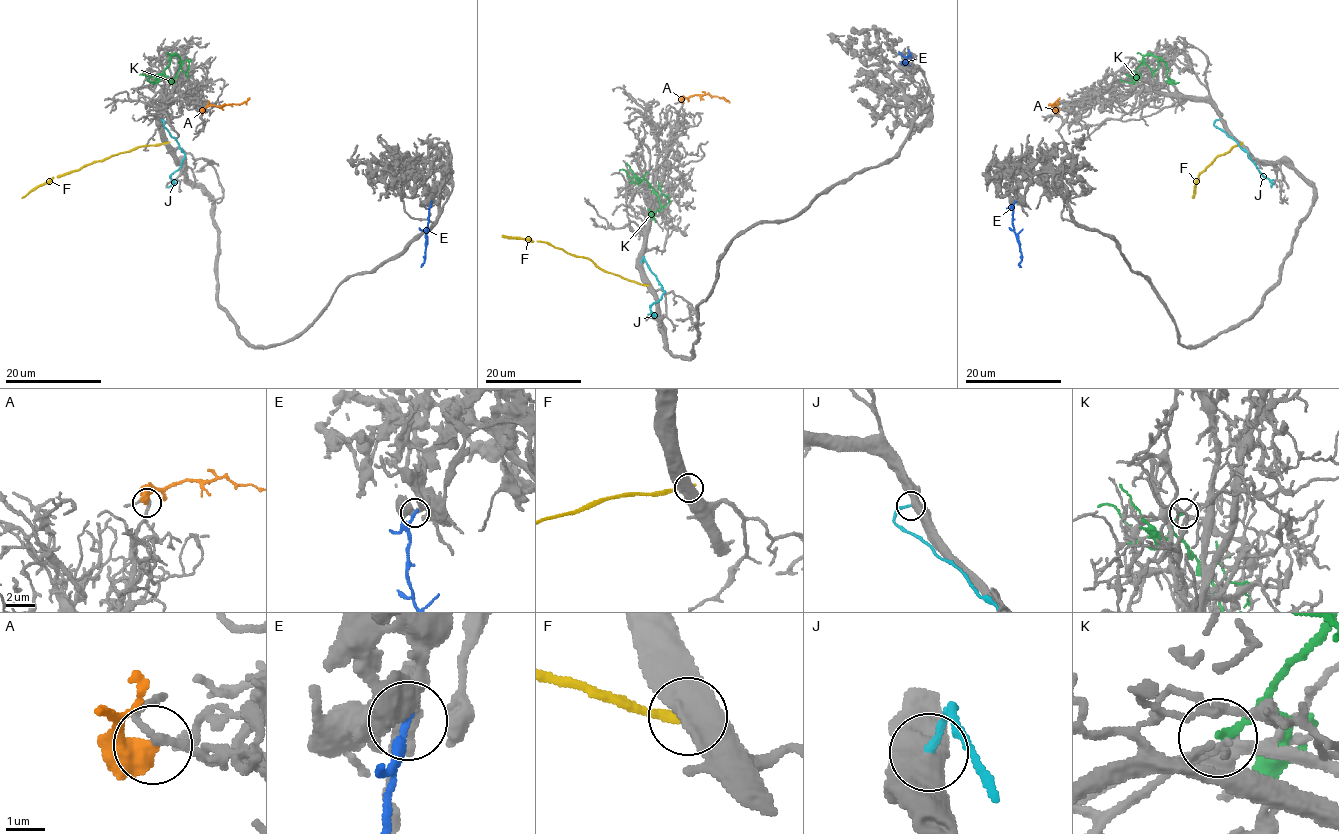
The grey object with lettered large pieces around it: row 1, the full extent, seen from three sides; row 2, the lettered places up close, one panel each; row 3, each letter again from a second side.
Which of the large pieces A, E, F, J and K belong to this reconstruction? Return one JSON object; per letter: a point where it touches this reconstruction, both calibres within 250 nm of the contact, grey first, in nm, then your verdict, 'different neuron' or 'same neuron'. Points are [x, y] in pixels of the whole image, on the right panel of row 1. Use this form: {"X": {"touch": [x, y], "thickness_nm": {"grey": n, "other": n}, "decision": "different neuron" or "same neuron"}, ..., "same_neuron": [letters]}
{"A": {"touch": [1059, 109], "thickness_nm": {"grey": 180, "other": 600}, "decision": "different neuron"}, "E": {"touch": [1015, 202], "thickness_nm": {"grey": 460, "other": 220}, "decision": "different neuron"}, "F": {"touch": [1242, 143], "thickness_nm": {"grey": 600, "other": 320}, "decision": "different neuron"}, "J": {"touch": [1219, 119], "thickness_nm": {"grey": 550, "other": 180}, "decision": "same neuron"}, "K": {"touch": [1129, 76], "thickness_nm": {"grey": 130, "other": 170}, "decision": "different neuron"}, "same_neuron": ["J"]}

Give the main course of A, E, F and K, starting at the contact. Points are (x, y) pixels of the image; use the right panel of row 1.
A: (1059, 109), (1051, 104), (1060, 97)
E: (1014, 202), (1012, 223), (1020, 253), (1019, 267)
F: (1242, 142), (1219, 154), (1198, 176), (1192, 198)
K: (1129, 76), (1146, 55), (1164, 61), (1158, 62), (1159, 66), (1153, 73), (1138, 61)

